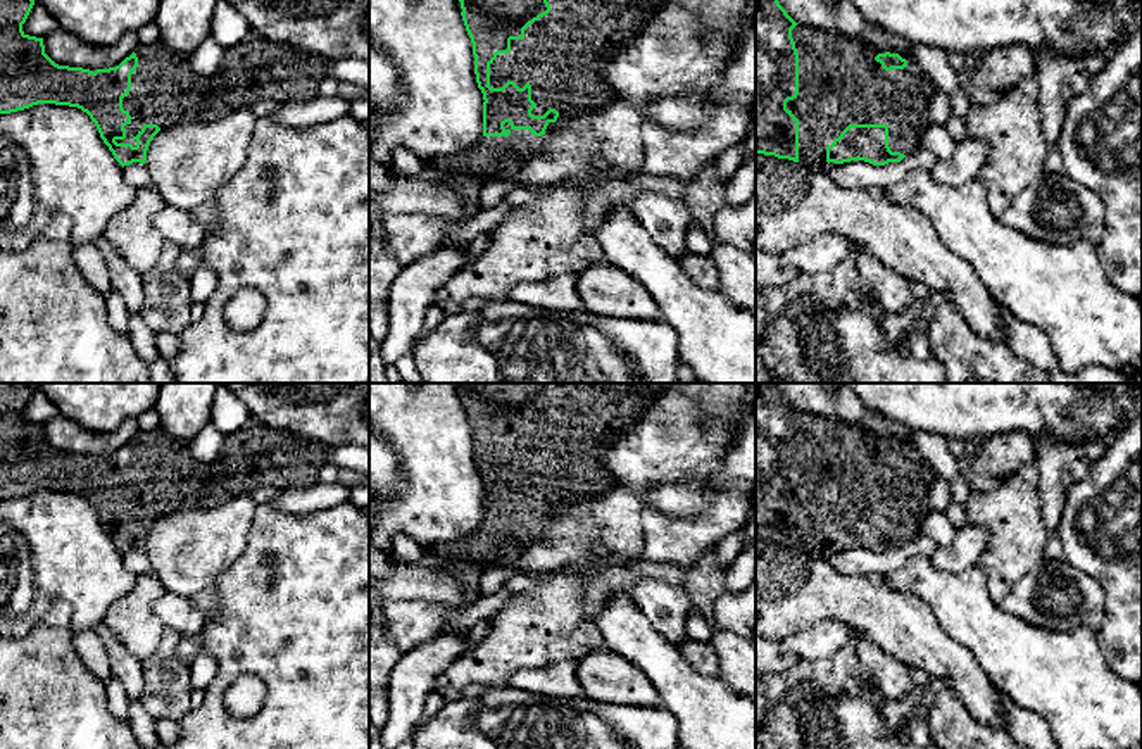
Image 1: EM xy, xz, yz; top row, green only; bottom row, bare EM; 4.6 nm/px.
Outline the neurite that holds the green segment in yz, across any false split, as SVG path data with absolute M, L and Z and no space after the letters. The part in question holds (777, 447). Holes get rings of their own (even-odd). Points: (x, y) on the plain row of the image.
M756 383L756 540L814 556L826 549L864 547L873 552L900 549L919 537L919 523L932 511L928 490L933 478L930 463L916 447L871 437L831 418L797 411L776 383Z

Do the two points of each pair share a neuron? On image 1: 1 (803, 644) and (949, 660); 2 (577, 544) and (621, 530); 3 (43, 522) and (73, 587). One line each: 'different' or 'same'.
1: different
2: same
3: same

